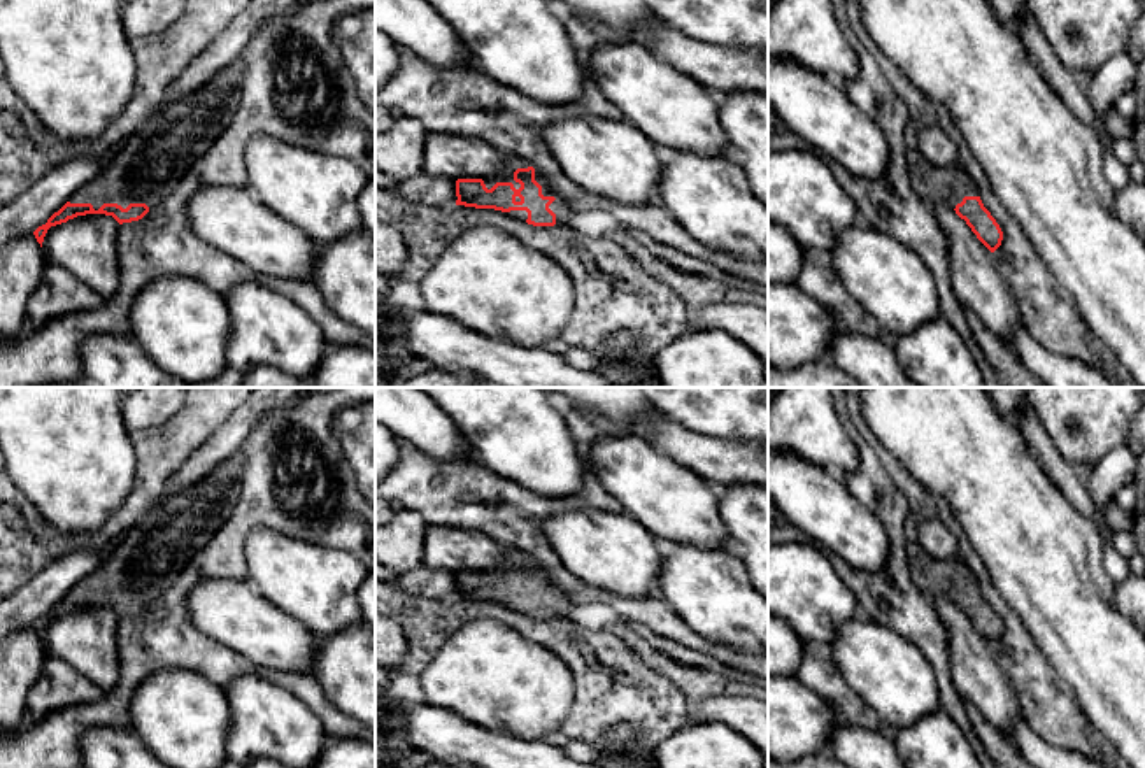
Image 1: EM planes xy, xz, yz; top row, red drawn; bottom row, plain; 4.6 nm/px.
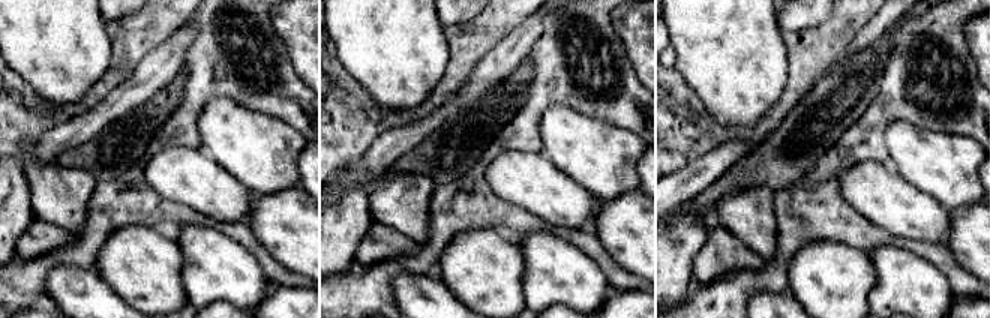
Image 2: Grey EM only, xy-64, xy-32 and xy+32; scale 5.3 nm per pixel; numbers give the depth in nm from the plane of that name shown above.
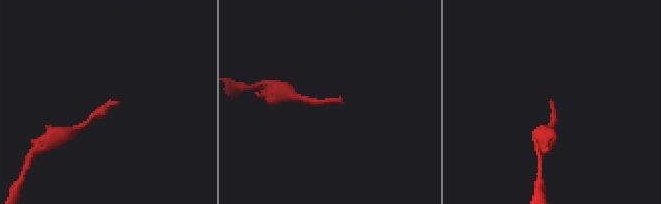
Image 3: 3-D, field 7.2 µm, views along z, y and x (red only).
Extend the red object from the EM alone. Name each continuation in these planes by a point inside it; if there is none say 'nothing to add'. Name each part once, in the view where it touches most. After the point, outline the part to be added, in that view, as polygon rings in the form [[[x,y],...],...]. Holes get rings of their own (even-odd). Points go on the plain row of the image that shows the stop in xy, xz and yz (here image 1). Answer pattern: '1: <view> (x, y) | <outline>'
1: xz (509, 558) | [[[505,551],[505,552],[501,552],[501,563],[482,573],[487,582],[491,582],[496,575],[512,575],[514,580],[519,582],[521,577],[514,573],[514,565],[517,561],[528,561],[528,559],[531,559],[531,558],[521,551]]]

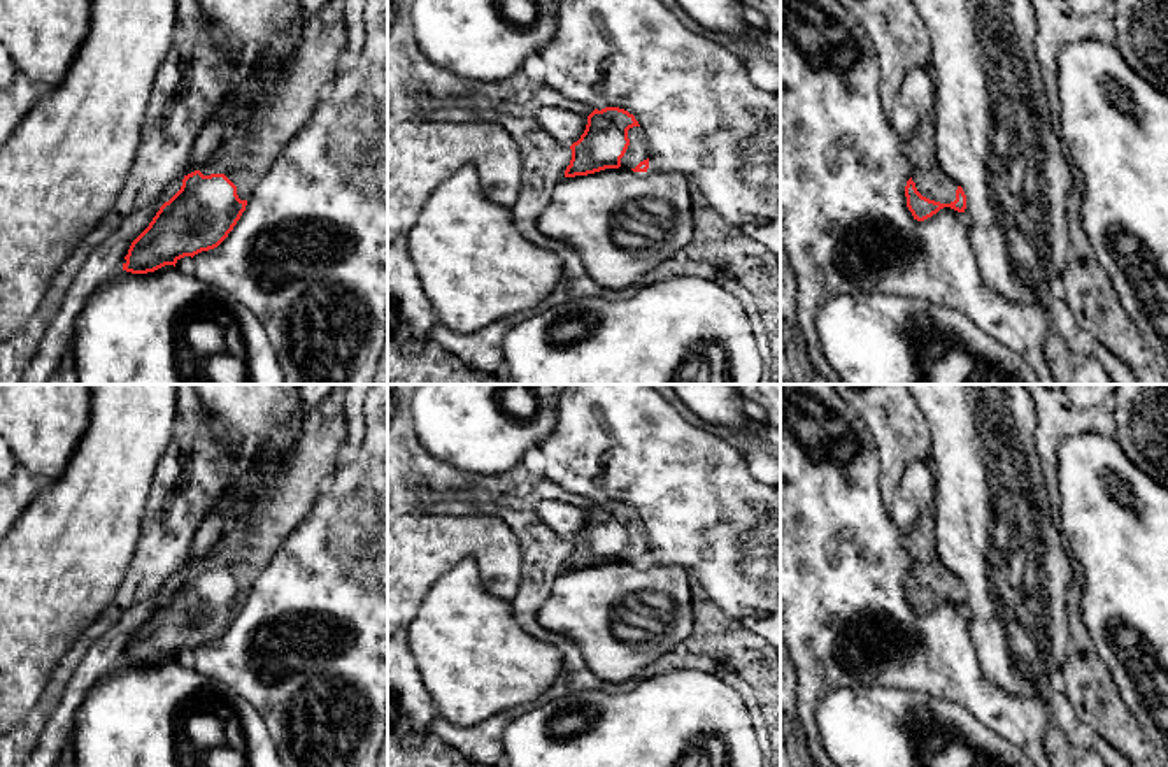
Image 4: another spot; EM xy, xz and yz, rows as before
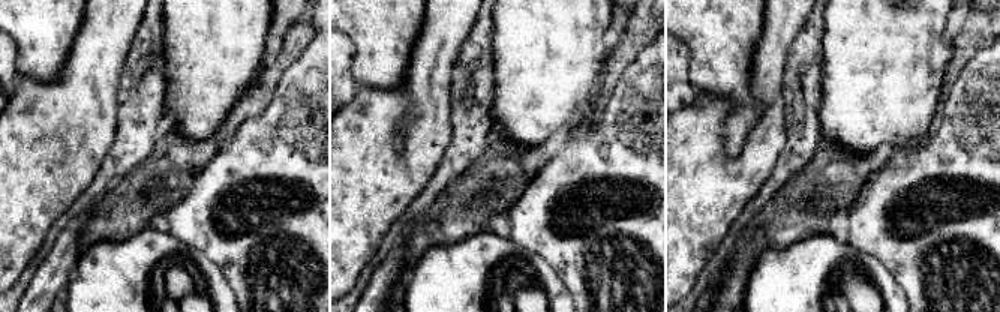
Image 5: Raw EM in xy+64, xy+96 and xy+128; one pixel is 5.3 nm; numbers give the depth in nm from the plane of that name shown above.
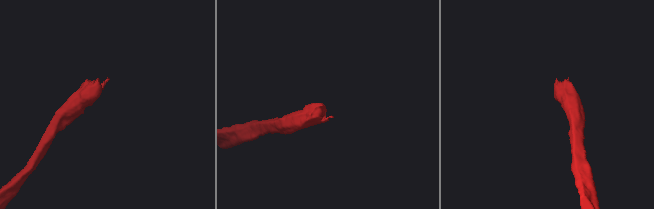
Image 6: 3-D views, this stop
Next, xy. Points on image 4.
1: xy (286, 497) | [[[335,384],[303,418],[289,455],[200,565],[224,567],[237,579],[239,591],[247,593],[272,553],[330,486],[345,439],[344,384]]]

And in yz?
1: yz (930, 573) | [[[926,509],[907,534],[907,546],[917,584],[940,597],[954,595],[958,577],[944,565],[937,553],[935,518],[931,509]]]

